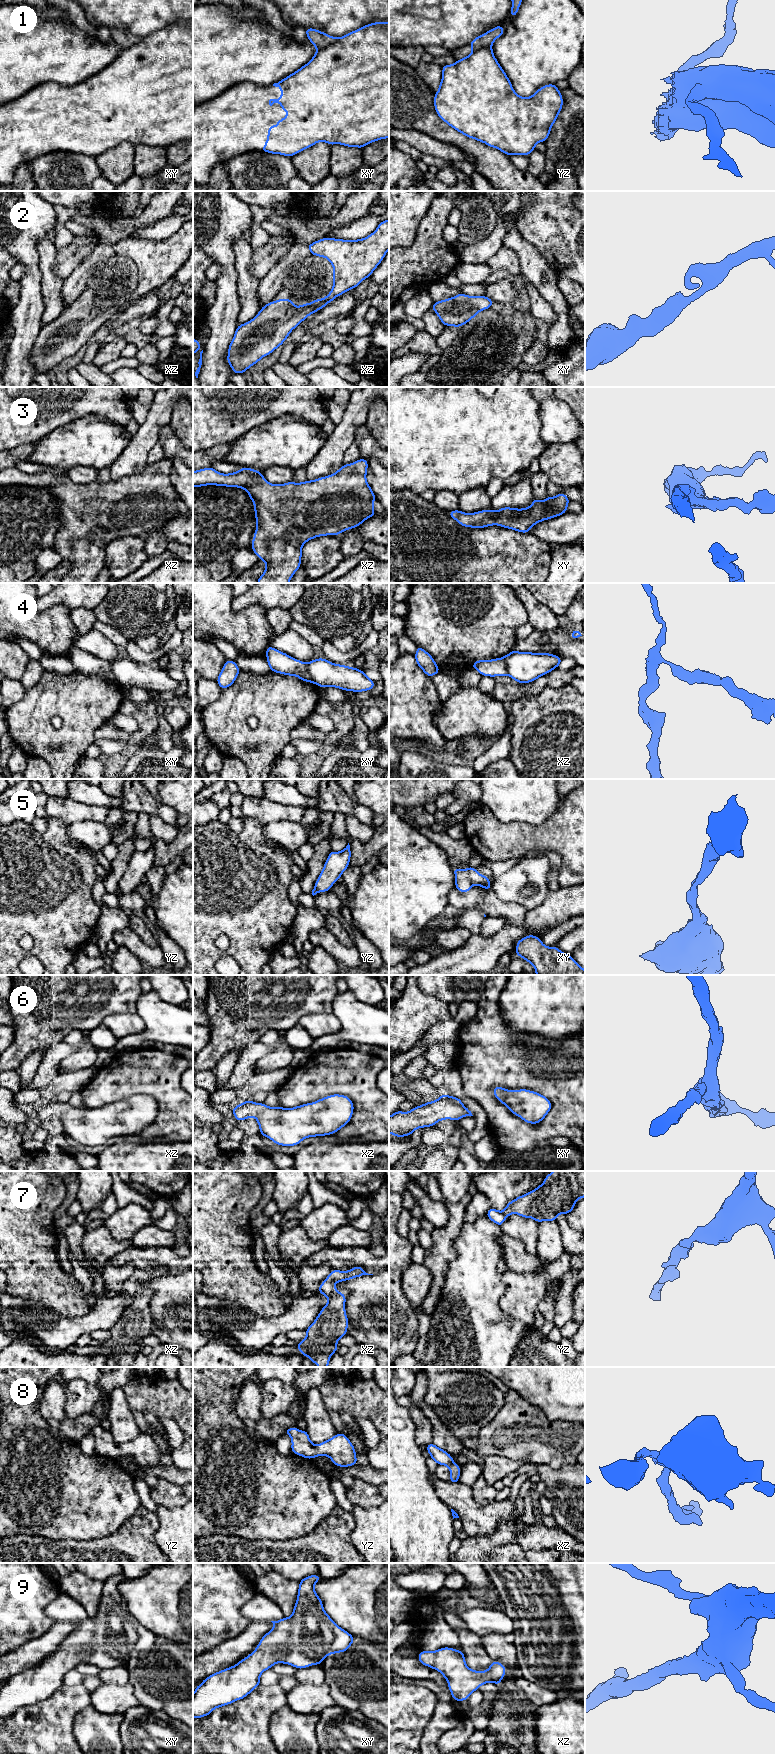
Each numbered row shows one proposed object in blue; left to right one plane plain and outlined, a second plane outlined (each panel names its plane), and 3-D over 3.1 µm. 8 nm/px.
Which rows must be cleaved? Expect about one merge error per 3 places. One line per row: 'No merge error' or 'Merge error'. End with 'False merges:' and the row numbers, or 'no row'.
1: Merge error
2: No merge error
3: No merge error
4: Merge error
5: No merge error
6: No merge error
7: No merge error
8: No merge error
9: No merge error
False merges: 1, 4

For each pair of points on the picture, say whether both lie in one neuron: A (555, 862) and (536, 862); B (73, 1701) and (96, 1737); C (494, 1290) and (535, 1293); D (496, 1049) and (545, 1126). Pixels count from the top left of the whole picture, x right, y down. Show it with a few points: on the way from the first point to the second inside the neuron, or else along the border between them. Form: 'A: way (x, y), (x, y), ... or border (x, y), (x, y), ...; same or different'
A: border (525, 857), (543, 854), (547, 858), (548, 886); different
B: border (90, 1705), (76, 1715), (73, 1727), (74, 1735); different
C: border (502, 1275), (504, 1293), (499, 1307), (504, 1312); different
D: way (518, 1064), (556, 1099), (556, 1104); same

